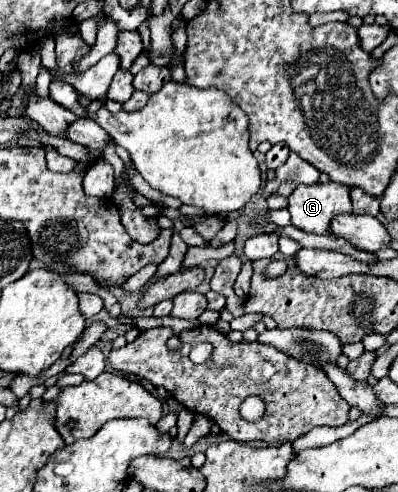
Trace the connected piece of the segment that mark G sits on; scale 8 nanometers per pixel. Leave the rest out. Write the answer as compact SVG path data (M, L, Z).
M339 183L301 185L289 195L291 225L305 233L329 233L331 219L339 213L351 213L349 187Z

